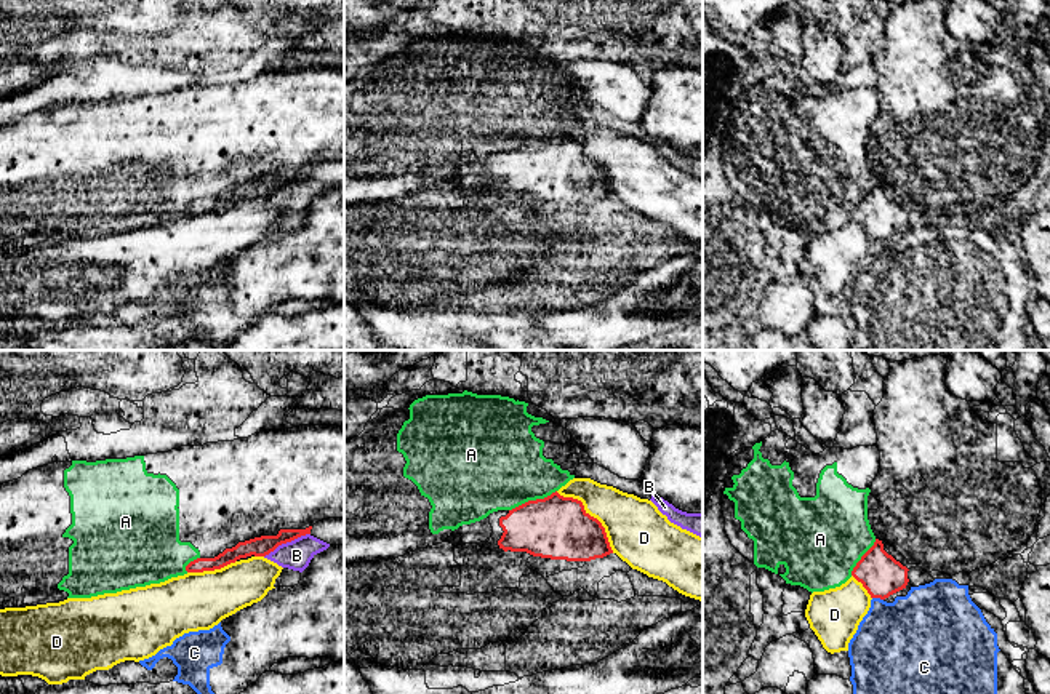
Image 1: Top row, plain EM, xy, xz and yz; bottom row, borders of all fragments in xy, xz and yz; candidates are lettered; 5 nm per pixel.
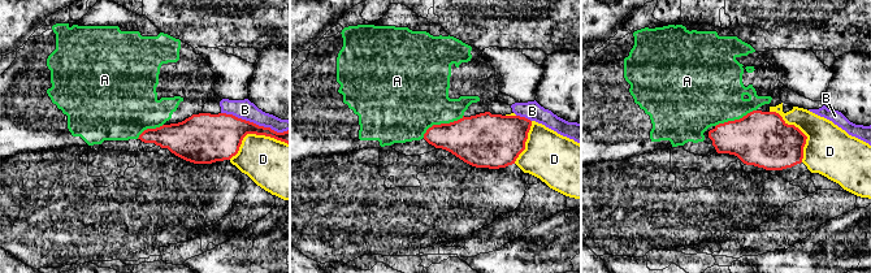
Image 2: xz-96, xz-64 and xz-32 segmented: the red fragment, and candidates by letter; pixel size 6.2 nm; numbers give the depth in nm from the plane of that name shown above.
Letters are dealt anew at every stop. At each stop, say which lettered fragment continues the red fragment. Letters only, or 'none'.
none

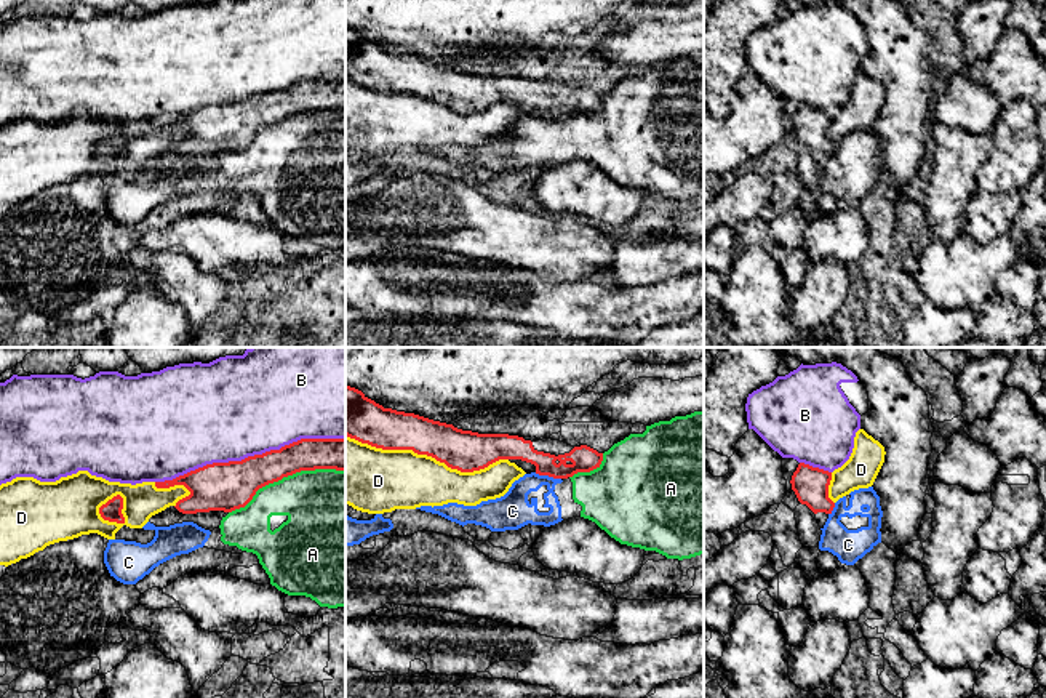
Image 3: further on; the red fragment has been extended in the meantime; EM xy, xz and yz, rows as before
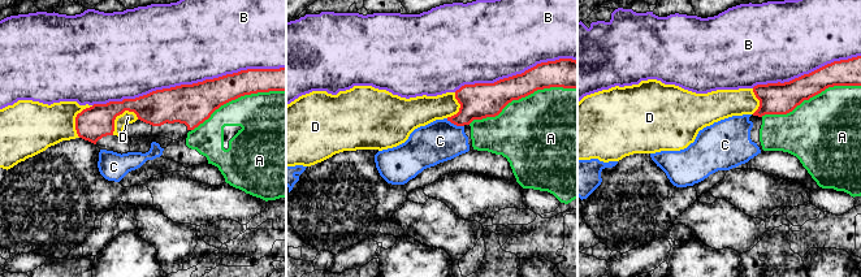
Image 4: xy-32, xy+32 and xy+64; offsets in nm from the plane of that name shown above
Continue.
none

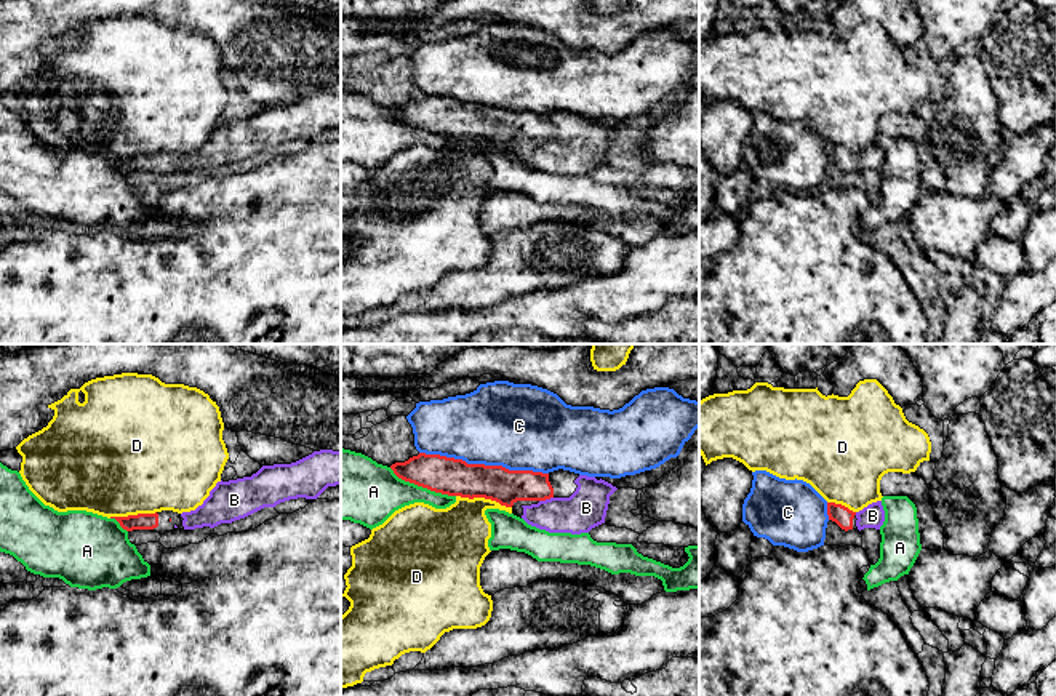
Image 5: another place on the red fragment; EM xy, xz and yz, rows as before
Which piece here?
B

